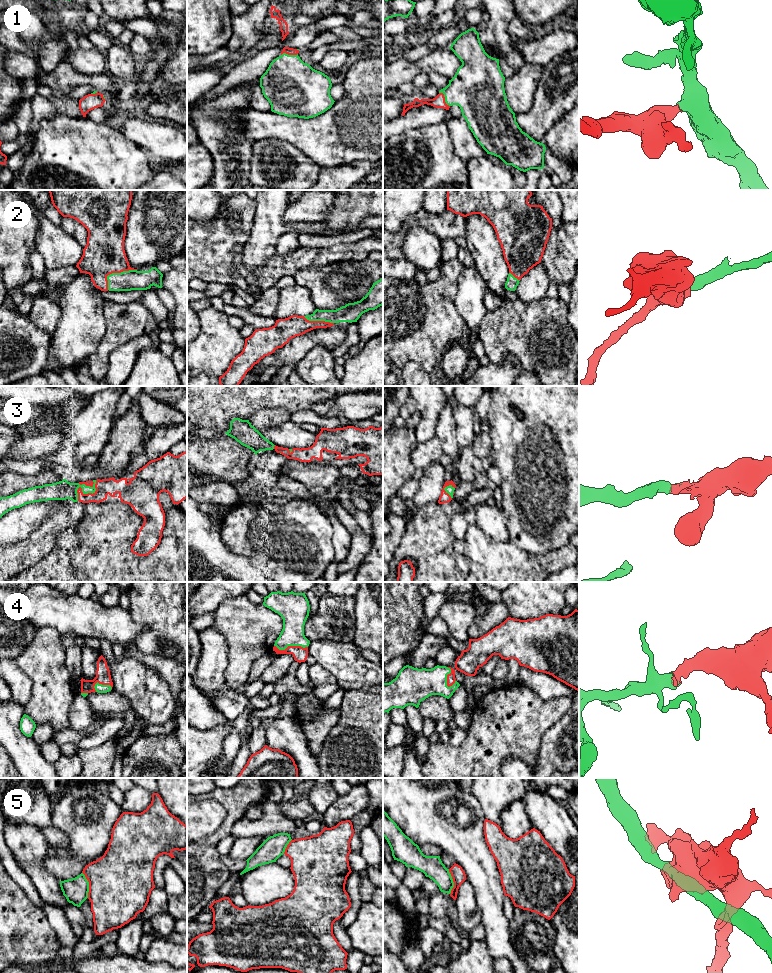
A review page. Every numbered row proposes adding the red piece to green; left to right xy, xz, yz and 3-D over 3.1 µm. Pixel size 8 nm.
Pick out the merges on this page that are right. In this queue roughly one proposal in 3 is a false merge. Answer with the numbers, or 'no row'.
1, 2, 3, 4

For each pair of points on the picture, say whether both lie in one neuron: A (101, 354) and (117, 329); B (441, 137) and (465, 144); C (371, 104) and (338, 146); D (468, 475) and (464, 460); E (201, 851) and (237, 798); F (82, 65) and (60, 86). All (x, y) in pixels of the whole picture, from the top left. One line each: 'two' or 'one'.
A: one
B: two
C: one
D: one
E: one
F: two

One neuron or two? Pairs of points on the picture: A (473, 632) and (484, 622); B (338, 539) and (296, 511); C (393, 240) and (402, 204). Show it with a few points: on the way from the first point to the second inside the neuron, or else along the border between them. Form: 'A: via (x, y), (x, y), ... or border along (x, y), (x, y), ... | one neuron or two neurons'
A: via (476, 630), (481, 625) | one neuron
B: border along (324, 513), (332, 526), (332, 546), (335, 558) | two neurons
C: border along (411, 215), (393, 233) | two neurons

